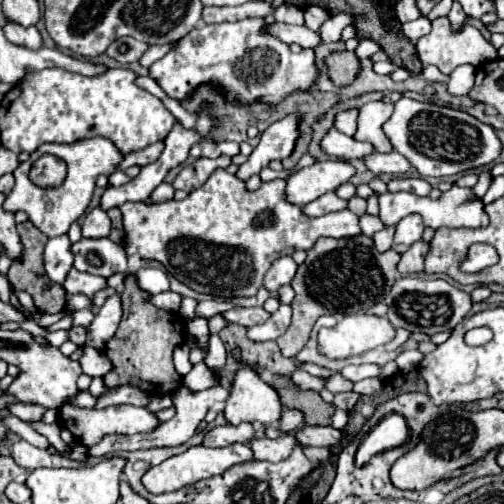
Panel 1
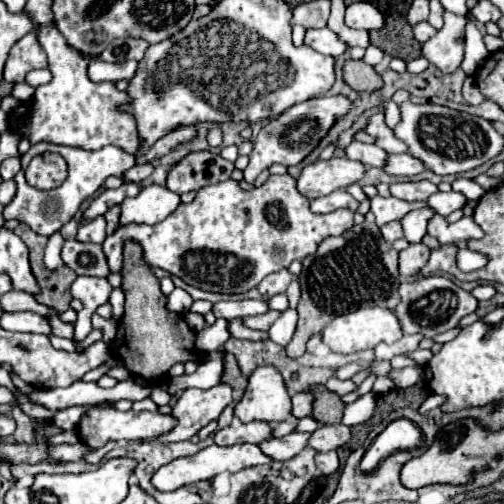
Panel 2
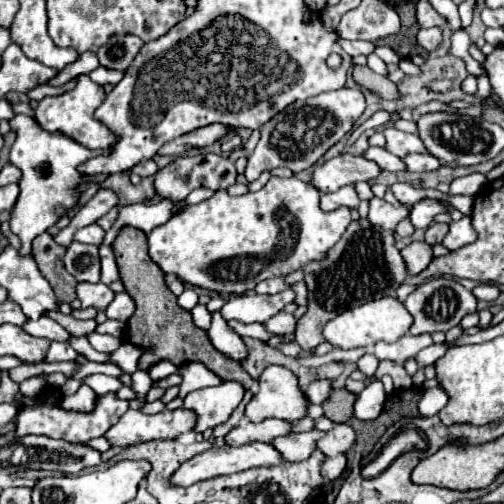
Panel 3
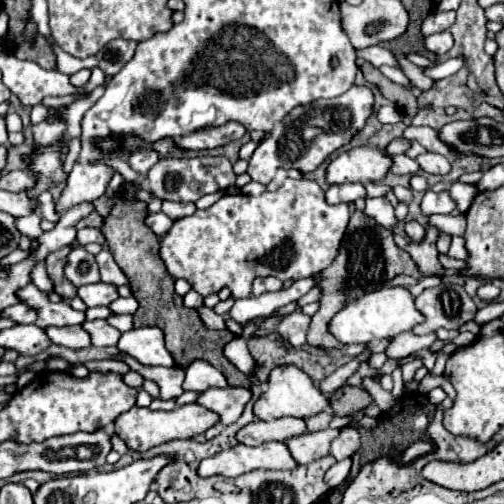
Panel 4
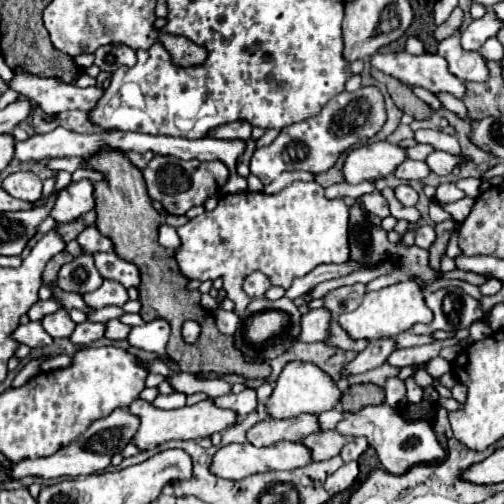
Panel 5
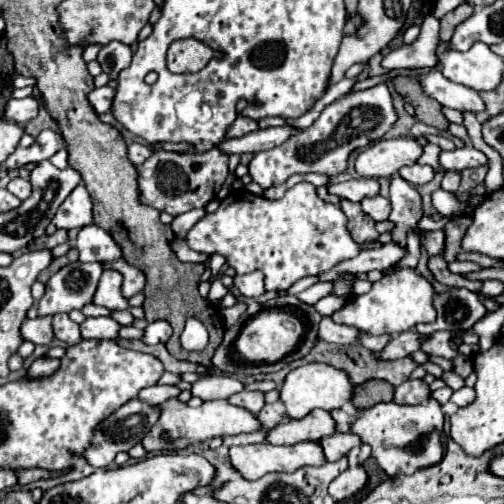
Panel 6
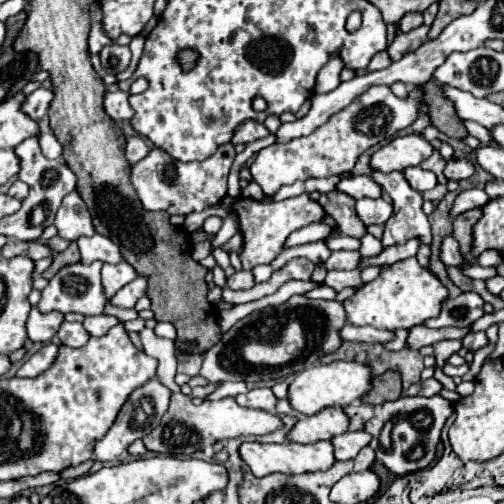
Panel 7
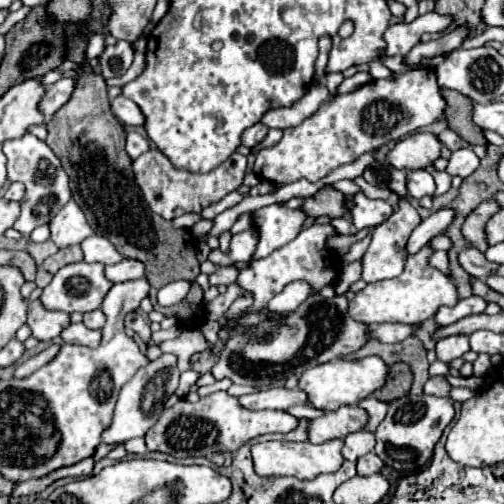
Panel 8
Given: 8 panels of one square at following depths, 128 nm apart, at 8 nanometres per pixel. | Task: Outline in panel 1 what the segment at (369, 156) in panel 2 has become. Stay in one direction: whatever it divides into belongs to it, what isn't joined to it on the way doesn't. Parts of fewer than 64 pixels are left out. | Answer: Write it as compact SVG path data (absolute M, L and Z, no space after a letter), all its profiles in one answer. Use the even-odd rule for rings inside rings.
M332 128L328 132L328 136L322 140L322 150L334 158L342 158L342 160L354 160L354 158L364 158L370 156L374 152L372 144L364 144L358 142L342 132L338 132L336 128Z

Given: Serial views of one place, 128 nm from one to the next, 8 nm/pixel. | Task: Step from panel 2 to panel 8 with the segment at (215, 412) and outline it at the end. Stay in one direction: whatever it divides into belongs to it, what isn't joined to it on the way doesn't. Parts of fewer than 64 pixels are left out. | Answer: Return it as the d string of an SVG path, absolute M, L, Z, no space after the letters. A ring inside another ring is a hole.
M272 388L264 392L254 392L248 396L240 396L240 404L248 410L288 410L298 404L308 404L308 394L288 388Z

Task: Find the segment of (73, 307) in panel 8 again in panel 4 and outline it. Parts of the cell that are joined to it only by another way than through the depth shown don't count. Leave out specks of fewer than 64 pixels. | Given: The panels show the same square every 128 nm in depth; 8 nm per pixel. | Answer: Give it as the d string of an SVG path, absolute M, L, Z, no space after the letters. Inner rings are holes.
M74 248L68 254L68 264L64 268L66 278L78 288L82 284L96 284L100 282L100 274L98 274L98 264L94 260L92 254L88 254L82 248ZM20 302L20 304L14 304L14 306L6 308L6 310L2 312L2 316L4 316L4 318L12 318L12 320L18 322L18 324L32 324L32 322L36 320L38 312L36 312L34 308L28 308L28 304Z

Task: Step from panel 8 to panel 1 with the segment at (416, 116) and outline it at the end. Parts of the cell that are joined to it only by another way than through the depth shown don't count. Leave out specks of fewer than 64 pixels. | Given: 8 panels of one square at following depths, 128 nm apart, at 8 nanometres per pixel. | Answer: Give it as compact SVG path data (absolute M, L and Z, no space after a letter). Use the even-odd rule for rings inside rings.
M288 114L286 118L270 124L262 136L254 152L248 160L238 168L236 176L240 180L248 180L252 174L260 174L272 160L284 160L296 148L296 140L300 138L300 114Z

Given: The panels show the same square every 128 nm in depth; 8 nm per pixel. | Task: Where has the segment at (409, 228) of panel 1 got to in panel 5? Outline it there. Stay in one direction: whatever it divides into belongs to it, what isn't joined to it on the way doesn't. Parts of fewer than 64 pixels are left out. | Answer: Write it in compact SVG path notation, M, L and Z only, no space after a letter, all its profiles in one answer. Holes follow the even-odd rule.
M450 182L440 184L440 186L438 186L438 190L436 190L436 200L438 200L440 204L456 202L456 200L460 200L460 198L464 198L464 192L462 192L462 190L458 190L458 188L456 188L454 184L450 184Z

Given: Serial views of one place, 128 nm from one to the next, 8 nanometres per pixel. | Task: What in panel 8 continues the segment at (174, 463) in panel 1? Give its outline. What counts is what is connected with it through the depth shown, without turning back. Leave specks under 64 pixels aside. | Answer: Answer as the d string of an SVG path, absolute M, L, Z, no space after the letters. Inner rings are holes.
M330 440L324 444L312 442L262 442L252 446L254 468L258 476L292 476L298 480L314 480L318 474L338 472L344 456L342 456L344 440Z

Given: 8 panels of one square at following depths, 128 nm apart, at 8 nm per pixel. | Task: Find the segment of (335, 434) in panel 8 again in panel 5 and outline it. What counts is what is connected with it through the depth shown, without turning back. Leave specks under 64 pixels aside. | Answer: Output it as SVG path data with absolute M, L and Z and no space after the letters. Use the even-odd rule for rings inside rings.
M300 414L288 420L264 420L248 430L248 440L254 446L272 446L282 440L302 442L306 436L320 432L316 414Z

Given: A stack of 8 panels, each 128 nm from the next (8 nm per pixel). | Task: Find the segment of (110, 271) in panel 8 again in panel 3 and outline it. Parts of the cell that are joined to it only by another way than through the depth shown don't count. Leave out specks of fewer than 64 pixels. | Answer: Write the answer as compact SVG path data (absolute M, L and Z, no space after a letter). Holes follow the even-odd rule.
M80 282L76 292L78 292L78 298L82 302L82 308L94 306L98 310L106 310L106 306L114 300L114 292L102 282L96 282L96 284Z

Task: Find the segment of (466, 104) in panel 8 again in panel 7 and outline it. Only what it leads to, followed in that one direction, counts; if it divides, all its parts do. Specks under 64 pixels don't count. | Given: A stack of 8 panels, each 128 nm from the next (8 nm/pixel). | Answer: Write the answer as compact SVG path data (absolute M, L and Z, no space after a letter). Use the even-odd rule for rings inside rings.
M430 80L430 82L426 82L422 88L426 90L424 100L426 100L426 104L428 104L428 114L430 114L432 124L434 124L440 132L444 132L446 136L456 138L456 140L464 140L464 138L468 136L468 132L466 132L462 120L456 116L454 104L444 96L442 86L440 86L438 82Z

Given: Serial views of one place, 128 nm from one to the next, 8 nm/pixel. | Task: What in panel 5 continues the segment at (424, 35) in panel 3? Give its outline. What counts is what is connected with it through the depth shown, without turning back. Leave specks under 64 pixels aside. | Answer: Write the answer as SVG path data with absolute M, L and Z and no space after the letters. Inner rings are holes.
M454 34L438 44L438 54L446 58L448 70L464 82L488 80L488 64L480 52L468 52L460 46L460 34Z

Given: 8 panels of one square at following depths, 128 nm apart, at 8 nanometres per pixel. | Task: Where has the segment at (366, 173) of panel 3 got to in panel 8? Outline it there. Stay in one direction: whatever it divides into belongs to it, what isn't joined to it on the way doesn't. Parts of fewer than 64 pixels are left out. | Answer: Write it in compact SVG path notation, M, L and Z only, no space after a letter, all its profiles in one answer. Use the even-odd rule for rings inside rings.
M418 132L412 136L406 136L402 142L394 146L394 150L388 154L388 162L394 168L406 168L406 170L420 170L432 164L440 158L442 142L430 134L430 132Z

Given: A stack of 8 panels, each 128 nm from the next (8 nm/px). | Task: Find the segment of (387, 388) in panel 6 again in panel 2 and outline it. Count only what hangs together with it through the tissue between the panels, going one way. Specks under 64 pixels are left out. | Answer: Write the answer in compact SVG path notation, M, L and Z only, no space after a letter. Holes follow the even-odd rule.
M316 386L310 388L316 396L314 400L314 418L320 424L338 424L342 420L342 412L346 408L346 404L342 402L342 398L334 392L330 392L326 386Z

